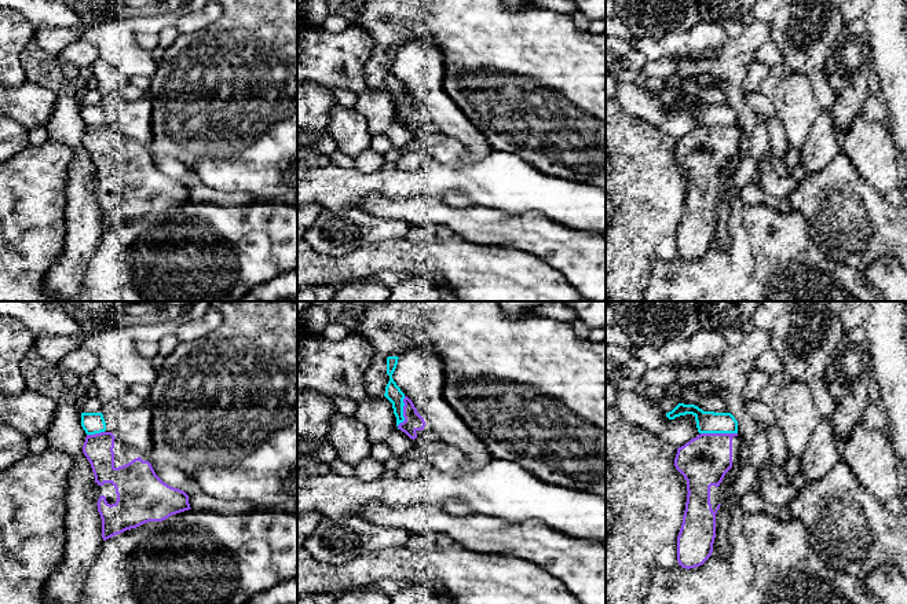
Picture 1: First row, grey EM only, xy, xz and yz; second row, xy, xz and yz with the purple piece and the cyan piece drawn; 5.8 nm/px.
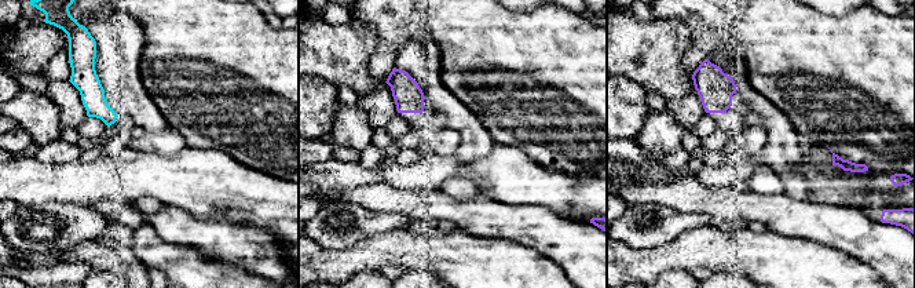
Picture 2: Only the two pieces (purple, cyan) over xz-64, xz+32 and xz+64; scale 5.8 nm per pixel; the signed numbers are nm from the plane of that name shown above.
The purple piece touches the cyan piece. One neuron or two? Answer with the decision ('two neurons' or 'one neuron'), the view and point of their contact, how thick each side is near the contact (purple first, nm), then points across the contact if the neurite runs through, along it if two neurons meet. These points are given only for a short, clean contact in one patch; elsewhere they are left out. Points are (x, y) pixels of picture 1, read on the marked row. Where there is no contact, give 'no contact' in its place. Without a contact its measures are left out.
two neurons | yz (719, 434) | 300/130 nm | along yz (701, 432), (737, 434)

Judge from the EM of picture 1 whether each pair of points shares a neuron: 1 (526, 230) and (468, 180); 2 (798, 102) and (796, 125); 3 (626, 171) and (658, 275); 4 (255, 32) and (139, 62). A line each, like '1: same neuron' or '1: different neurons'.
1: different neurons
2: same neuron
3: different neurons
4: different neurons

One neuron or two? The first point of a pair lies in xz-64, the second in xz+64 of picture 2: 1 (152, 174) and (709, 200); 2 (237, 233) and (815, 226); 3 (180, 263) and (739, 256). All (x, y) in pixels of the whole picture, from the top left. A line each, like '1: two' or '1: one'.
1: two
2: one
3: one

